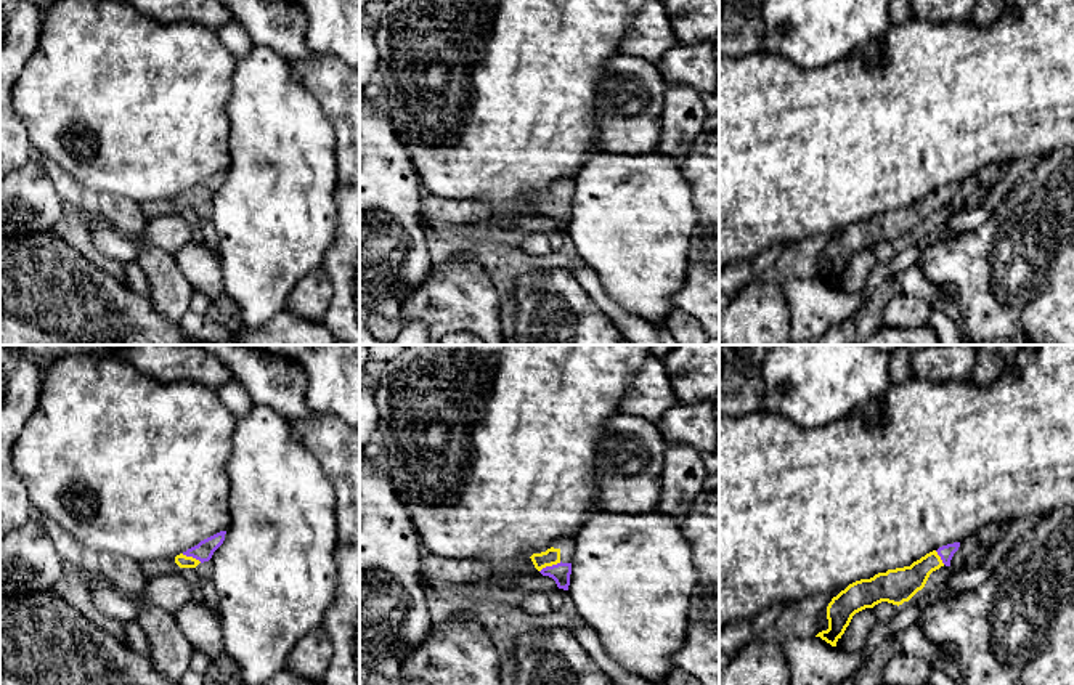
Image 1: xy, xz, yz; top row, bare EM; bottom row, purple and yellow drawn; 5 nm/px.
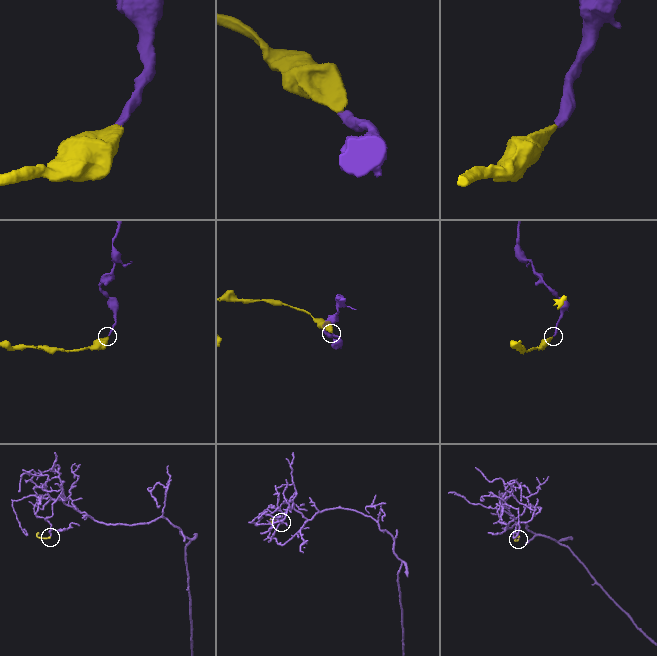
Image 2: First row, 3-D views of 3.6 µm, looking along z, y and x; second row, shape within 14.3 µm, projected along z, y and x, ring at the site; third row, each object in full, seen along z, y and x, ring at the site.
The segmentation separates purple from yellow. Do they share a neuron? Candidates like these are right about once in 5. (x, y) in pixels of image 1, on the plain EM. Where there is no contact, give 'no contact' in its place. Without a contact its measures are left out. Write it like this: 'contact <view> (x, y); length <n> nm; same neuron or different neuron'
contact xz (549, 207); length 120 nm; same neuron

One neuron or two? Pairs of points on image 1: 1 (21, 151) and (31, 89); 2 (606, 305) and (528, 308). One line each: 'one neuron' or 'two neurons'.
1: two neurons
2: two neurons

